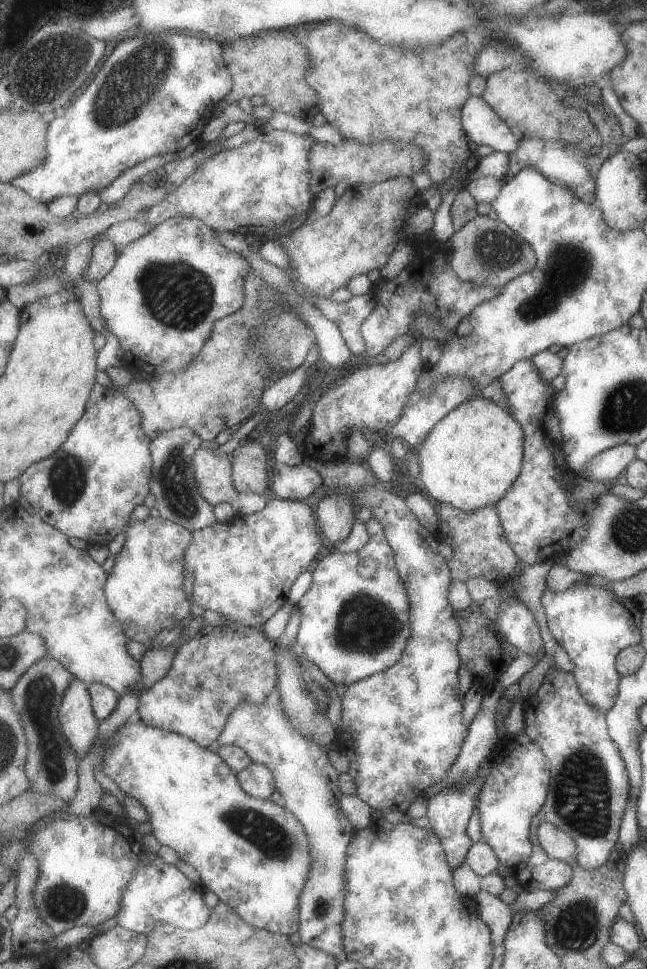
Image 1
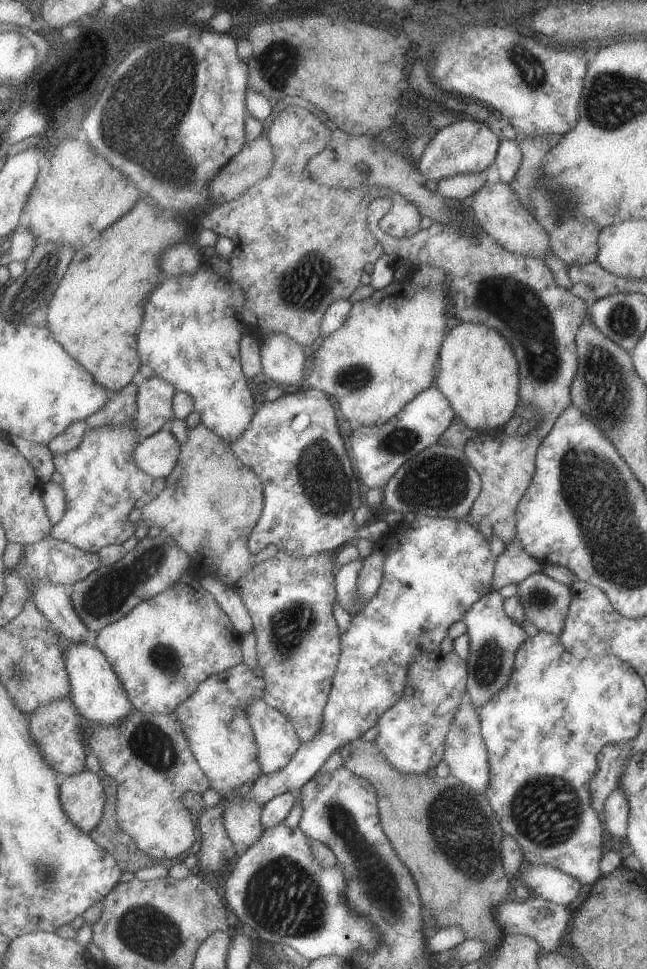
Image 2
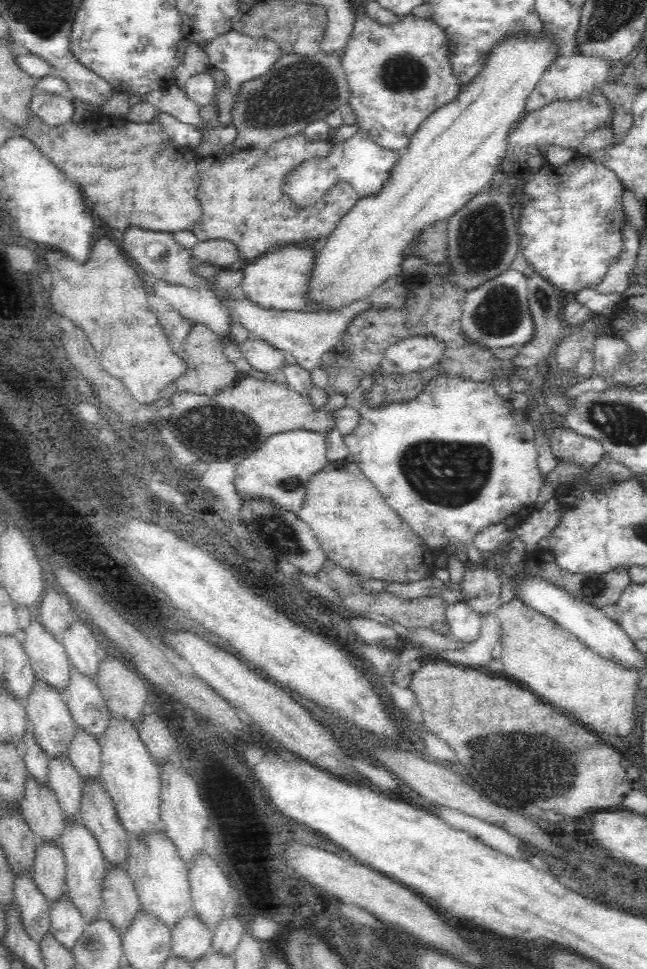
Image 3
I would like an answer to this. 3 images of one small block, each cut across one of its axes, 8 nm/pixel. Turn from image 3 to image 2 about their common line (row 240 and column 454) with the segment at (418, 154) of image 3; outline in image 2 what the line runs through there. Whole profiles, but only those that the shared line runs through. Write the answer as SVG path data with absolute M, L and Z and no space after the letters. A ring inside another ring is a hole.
M455 322L441 352L441 370L435 386L451 400L455 412L477 434L499 434L513 418L521 404L521 364L515 346L503 332L487 324Z

